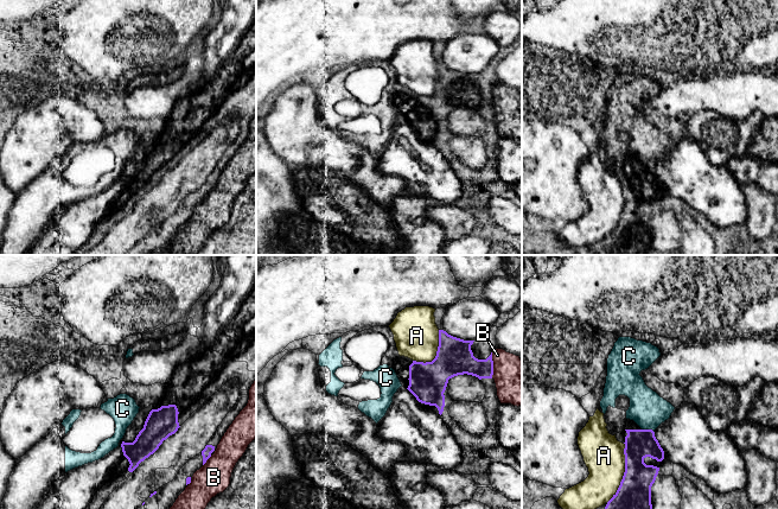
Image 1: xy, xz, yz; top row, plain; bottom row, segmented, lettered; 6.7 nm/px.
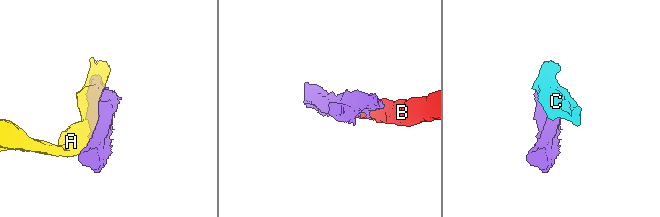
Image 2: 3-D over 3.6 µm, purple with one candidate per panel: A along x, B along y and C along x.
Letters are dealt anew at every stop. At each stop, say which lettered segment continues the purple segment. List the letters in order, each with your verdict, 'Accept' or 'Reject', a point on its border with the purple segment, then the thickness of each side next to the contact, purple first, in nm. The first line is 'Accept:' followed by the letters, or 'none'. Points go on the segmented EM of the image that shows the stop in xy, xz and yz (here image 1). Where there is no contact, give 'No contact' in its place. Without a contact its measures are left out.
Accept: none
A: Reject. Touches purple at yz (624, 472). Thickness 220 nm (purple) against 280 nm
B: Reject. Touches purple at xz (492, 366). Thickness 220 nm (purple) against 300 nm
C: Reject. Touches purple at yz (648, 430). Thickness 200 nm (purple) against 240 nm

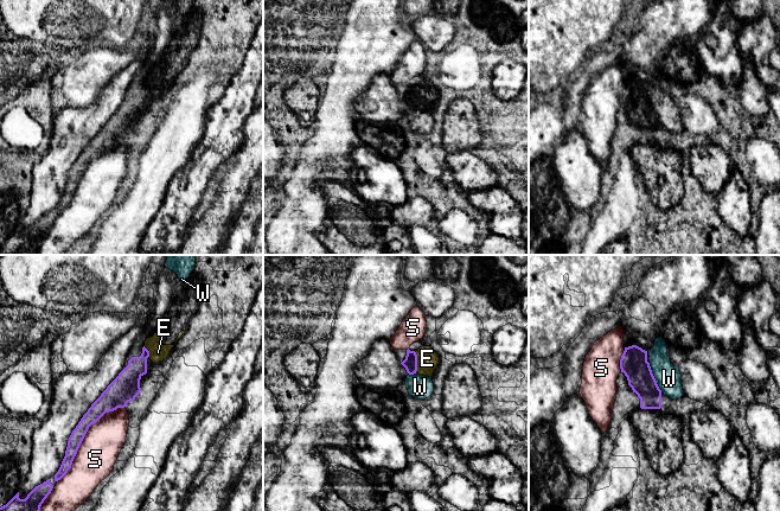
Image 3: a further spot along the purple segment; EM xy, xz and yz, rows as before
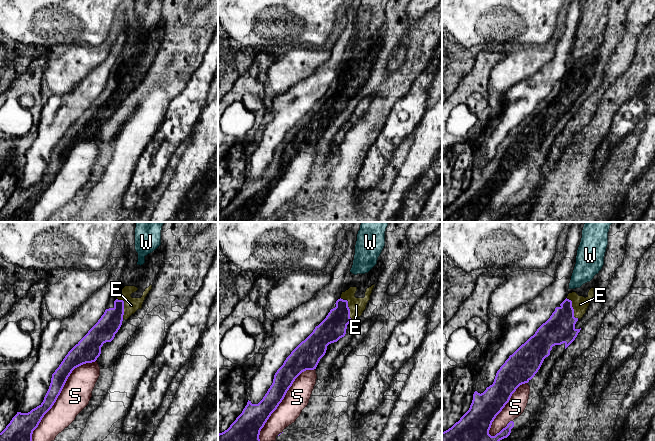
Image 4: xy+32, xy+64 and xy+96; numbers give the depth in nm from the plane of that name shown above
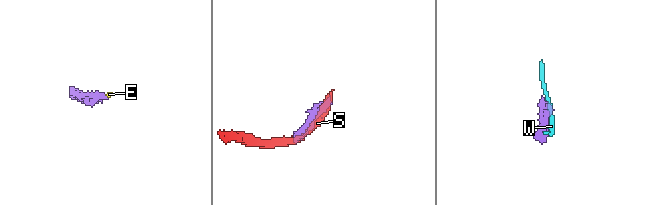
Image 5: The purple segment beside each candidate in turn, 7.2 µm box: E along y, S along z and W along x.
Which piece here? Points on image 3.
Accept: E
E: Accept. Touches purple at xz (416, 362). Thickness 100 nm (purple) against 140 nm
S: Reject. Touches purple at xy (84, 435). Thickness 120 nm (purple) against 260 nm
W: Reject. Touches purple at yz (653, 377). Thickness 190 nm (purple) against 180 nm

